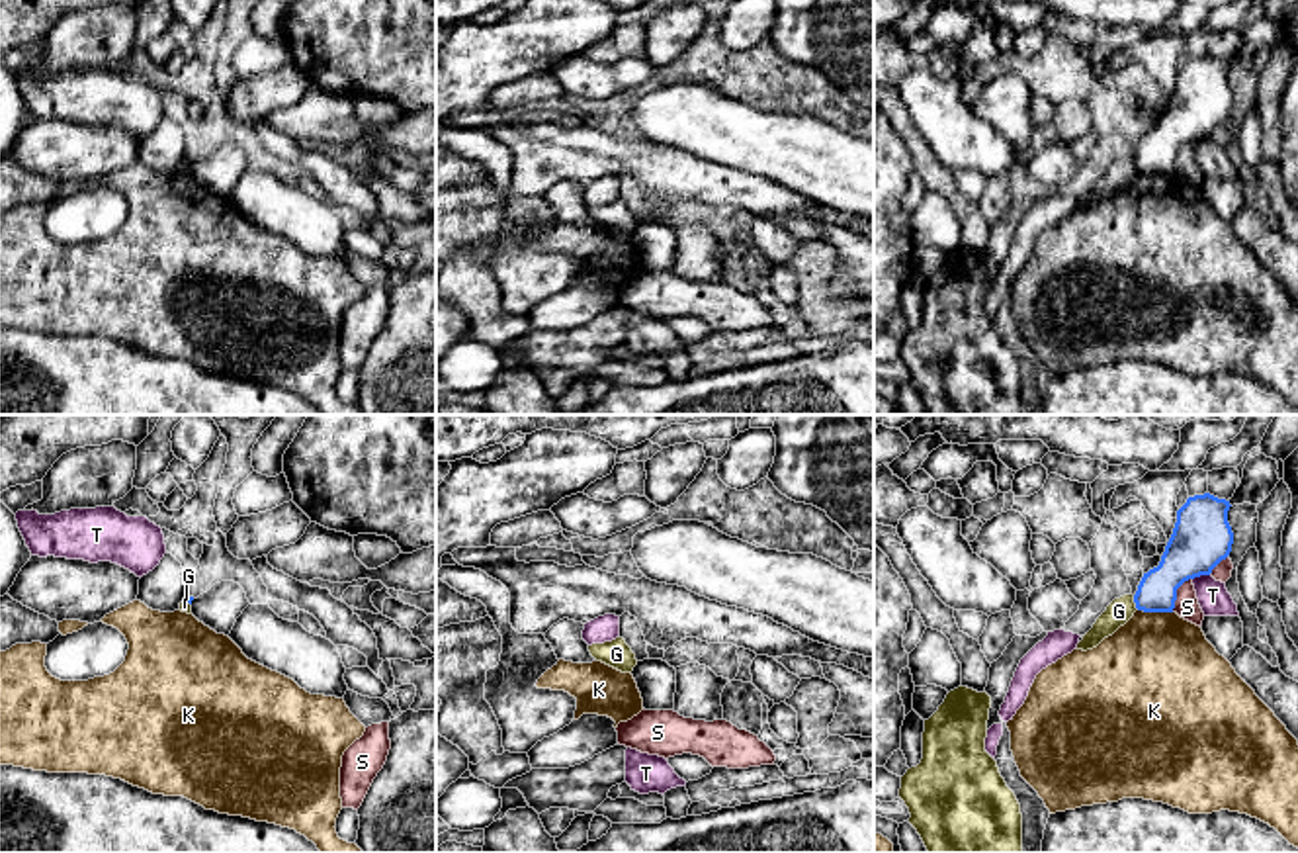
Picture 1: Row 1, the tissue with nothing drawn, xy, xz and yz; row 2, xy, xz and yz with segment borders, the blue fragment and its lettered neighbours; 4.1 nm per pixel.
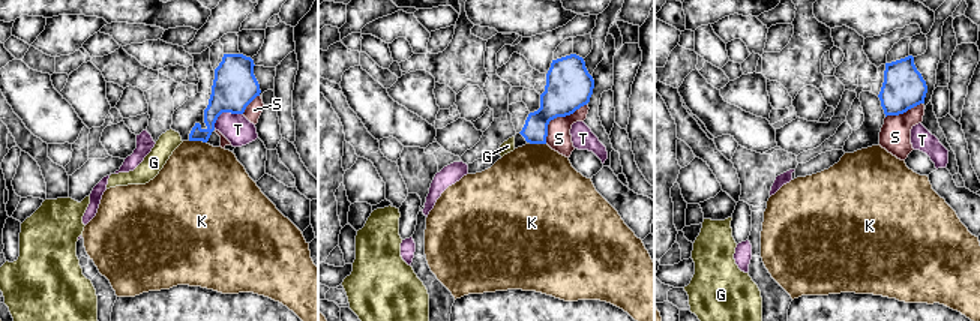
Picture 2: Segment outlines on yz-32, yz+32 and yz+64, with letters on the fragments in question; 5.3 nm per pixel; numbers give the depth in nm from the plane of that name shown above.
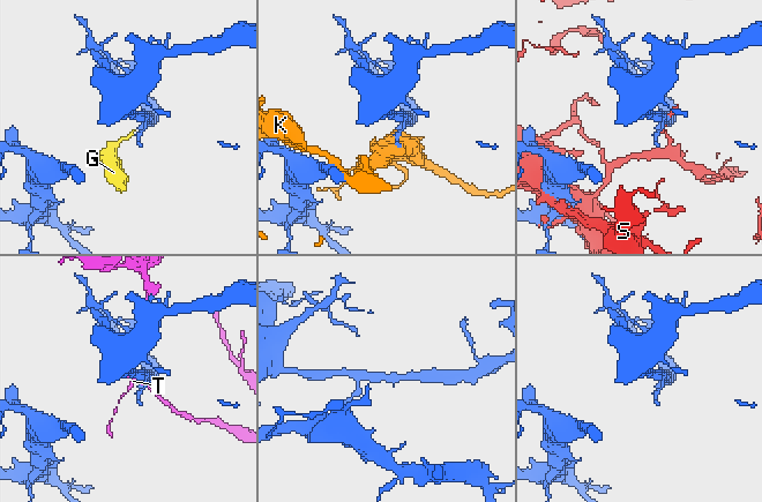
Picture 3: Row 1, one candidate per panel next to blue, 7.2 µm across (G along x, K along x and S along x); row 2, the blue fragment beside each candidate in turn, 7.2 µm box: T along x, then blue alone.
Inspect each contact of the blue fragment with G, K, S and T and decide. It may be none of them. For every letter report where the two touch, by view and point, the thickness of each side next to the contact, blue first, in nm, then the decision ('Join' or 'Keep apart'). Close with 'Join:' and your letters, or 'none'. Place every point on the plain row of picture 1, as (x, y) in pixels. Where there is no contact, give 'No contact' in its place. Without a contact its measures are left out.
G: Touches blue at yz (1134, 163). Thickness 160 nm (blue) against 100 nm. Keep apart
K: Touches blue at yz (1156, 173). Thickness 180 nm (blue) against 480 nm. Keep apart
S: Touches blue at yz (1175, 155). Thickness 240 nm (blue) against 100 nm. Keep apart
T: Touches blue at yz (1201, 135). Thickness 240 nm (blue) against 130 nm. Keep apart
Join: none

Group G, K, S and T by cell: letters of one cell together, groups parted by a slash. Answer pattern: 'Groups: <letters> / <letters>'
Groups: G / K / S / T

